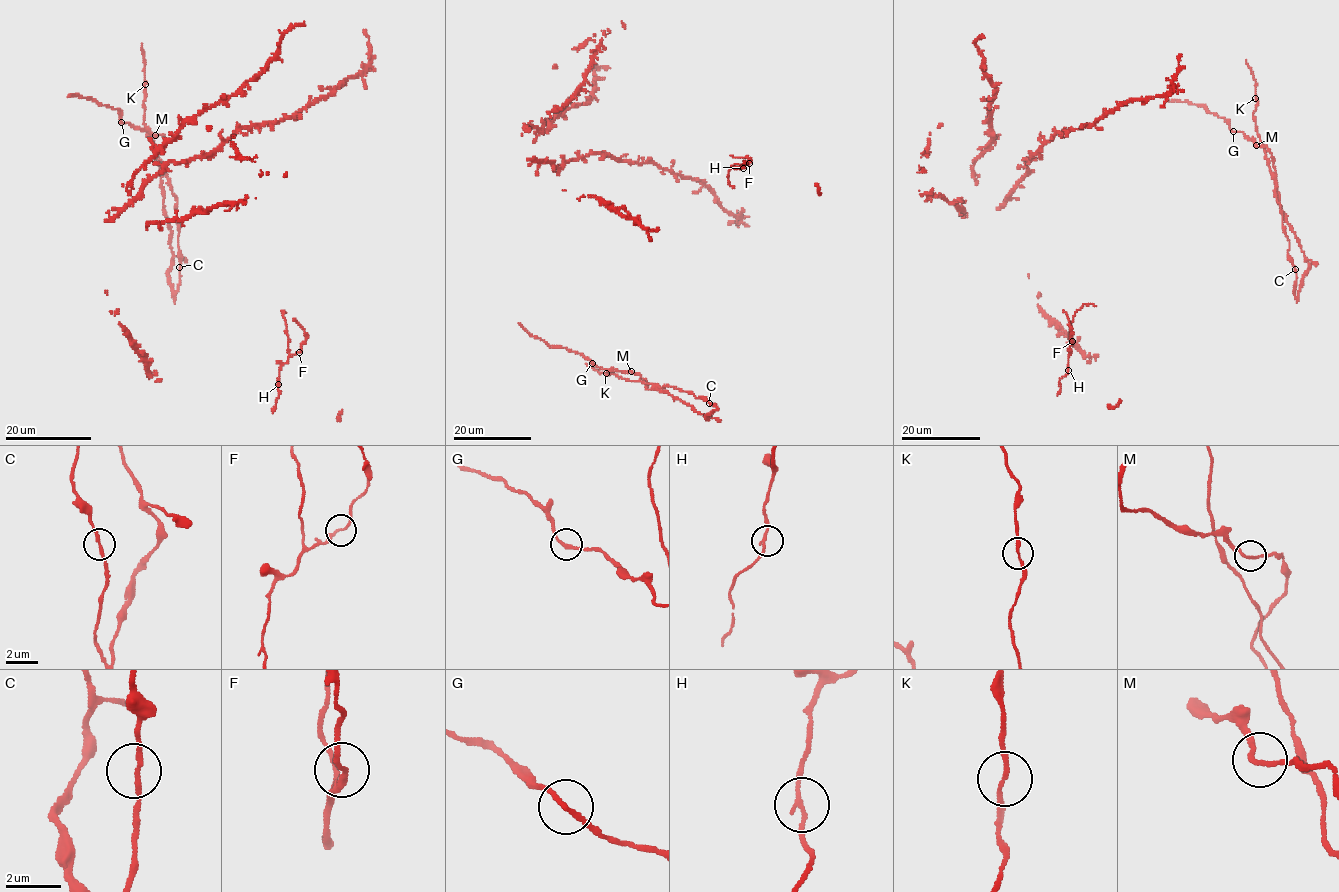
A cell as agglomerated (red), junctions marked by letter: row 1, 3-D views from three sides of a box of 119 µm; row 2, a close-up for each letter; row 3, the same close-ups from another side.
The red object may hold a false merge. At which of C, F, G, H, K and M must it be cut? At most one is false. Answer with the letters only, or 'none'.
none

